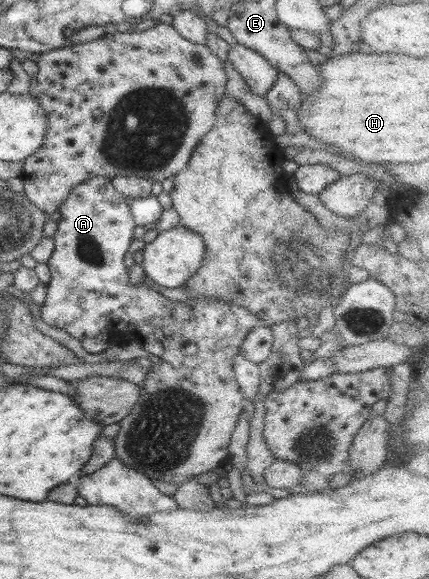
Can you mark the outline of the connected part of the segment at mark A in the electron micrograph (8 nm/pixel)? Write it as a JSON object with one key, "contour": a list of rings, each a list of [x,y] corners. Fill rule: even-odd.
{"contour":[[[98,175],[79,182],[59,206],[61,218],[53,236],[55,249],[47,264],[52,280],[47,284],[48,296],[41,306],[41,318],[81,342],[112,332],[118,322],[130,326],[149,322],[150,328],[163,339],[159,332],[190,319],[192,309],[186,302],[168,300],[148,287],[145,280],[133,287],[129,285],[124,254],[133,241],[137,224],[129,199],[113,187],[111,179],[110,175]]]}

